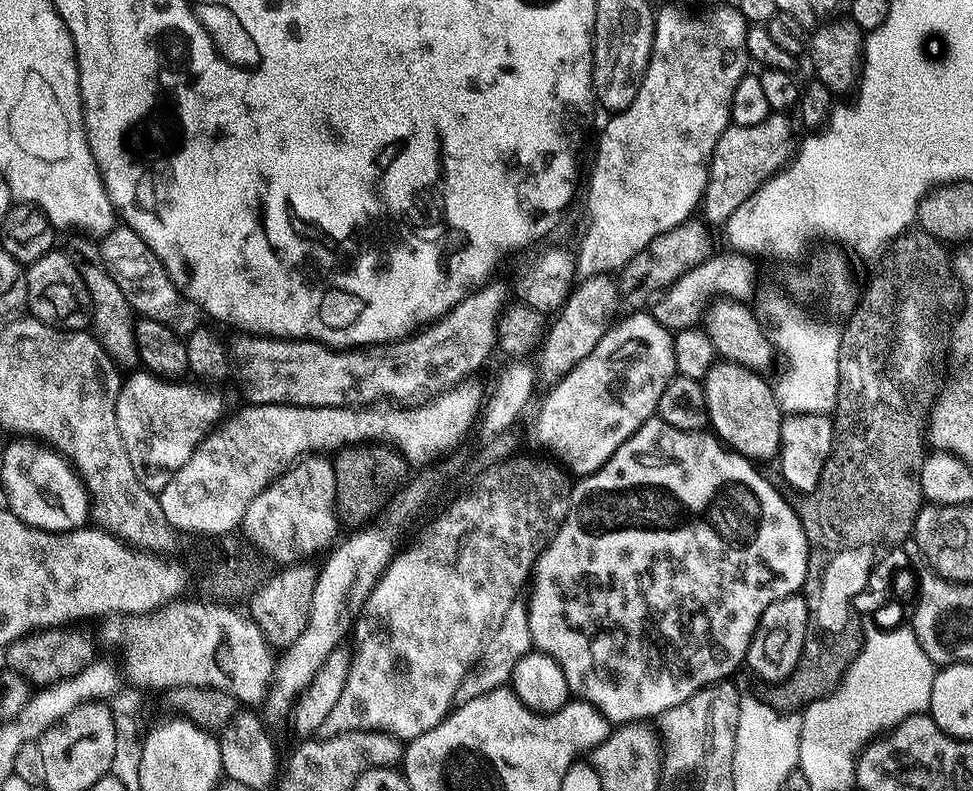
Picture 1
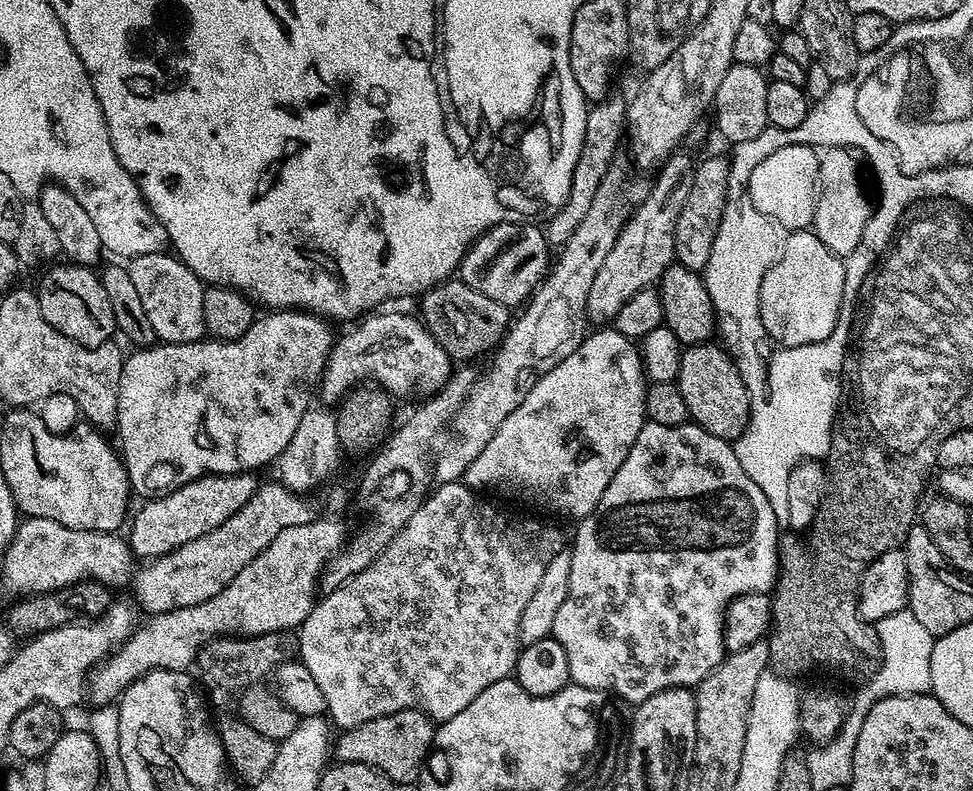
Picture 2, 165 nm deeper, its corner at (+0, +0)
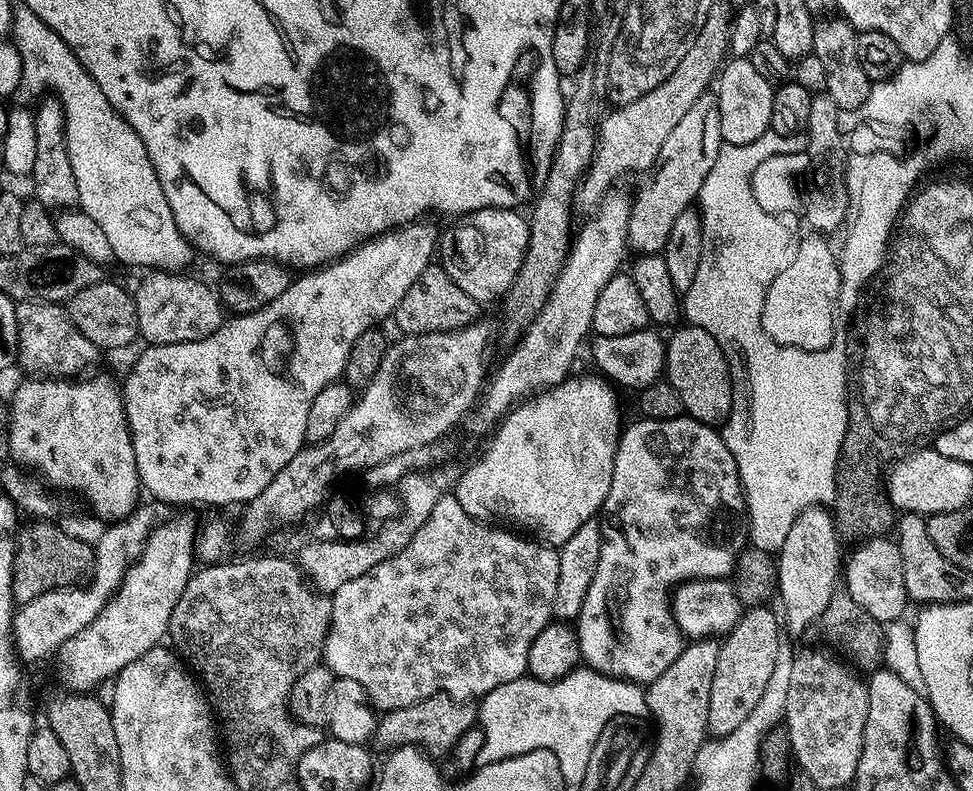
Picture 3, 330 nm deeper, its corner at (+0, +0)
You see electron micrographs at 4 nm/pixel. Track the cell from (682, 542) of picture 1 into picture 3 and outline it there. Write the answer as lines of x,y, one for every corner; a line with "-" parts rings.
682,415
677,420
646,420
636,418
632,425
625,427
620,434
618,450
614,454
614,478
610,482
610,494
606,498
600,520
600,553
598,566
594,570
594,578
590,582
590,590
586,590
586,598
582,602
582,610
576,615
574,627
581,661
604,676
613,676
619,680
630,680
634,684
647,686
658,678
674,663
674,658
682,654
686,637
676,625
672,616
670,593
677,584
685,584
688,580
718,580
733,575
736,559
746,547
746,509
744,507
744,487
740,485
738,466
734,455
730,454
723,435
713,425
703,424

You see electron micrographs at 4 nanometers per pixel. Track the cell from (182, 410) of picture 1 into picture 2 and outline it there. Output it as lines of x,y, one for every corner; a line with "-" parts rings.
272,310
264,315
253,320
252,325
246,330
246,334
242,334
237,340
205,338
185,344
157,342
151,348
133,351
133,356
129,355
125,359
120,385
116,387
118,410
116,411
115,431
120,432
118,451
124,461
124,468
128,471
128,487
135,495
137,492
141,496
139,498
141,501
147,502
162,498
166,494
194,482
199,476
232,476
235,472
255,473
256,468
266,467
271,460
272,463
279,461
290,438
294,438
294,430
298,430
298,422
302,422
302,414
306,414
306,410
313,403
314,393
324,375
324,365
332,353
333,325
325,317
303,310

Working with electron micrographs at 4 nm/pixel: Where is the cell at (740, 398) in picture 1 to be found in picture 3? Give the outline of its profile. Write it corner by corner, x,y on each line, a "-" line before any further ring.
689,323
683,327
677,327
677,332
672,337
669,335
666,340
664,371
667,382
674,386
674,390
678,390
678,398
682,398
682,406
691,419
713,426
723,425
730,414
732,402
728,359
724,357
722,346
718,346
718,342
714,342
706,330

